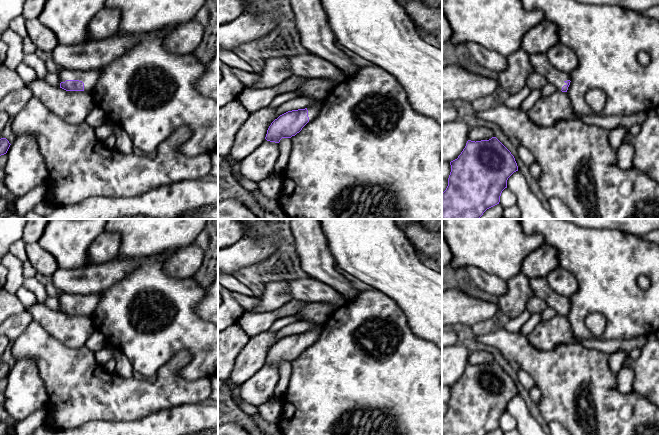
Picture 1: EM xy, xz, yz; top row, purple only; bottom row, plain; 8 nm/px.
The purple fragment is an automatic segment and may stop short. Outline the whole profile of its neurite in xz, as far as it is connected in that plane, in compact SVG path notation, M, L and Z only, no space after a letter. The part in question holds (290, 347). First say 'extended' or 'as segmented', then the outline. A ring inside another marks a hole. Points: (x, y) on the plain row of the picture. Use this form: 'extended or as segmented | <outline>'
extended | M316 324L308 332L288 335L280 339L269 350L265 363L279 367L282 362L295 360L319 338L323 328L324 324Z

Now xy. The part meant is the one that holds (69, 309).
extended | M62 293L59 296L60 312L66 315L91 316L100 300L100 293L72 295Z

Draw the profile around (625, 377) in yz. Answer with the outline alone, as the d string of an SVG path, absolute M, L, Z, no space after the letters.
M622 367L617 374L618 391L628 394L633 390L634 373L630 367Z

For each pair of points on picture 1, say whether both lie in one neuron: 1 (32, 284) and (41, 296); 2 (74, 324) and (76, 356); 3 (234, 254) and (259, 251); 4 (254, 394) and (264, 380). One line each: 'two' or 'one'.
1: one
2: two
3: one
4: one

